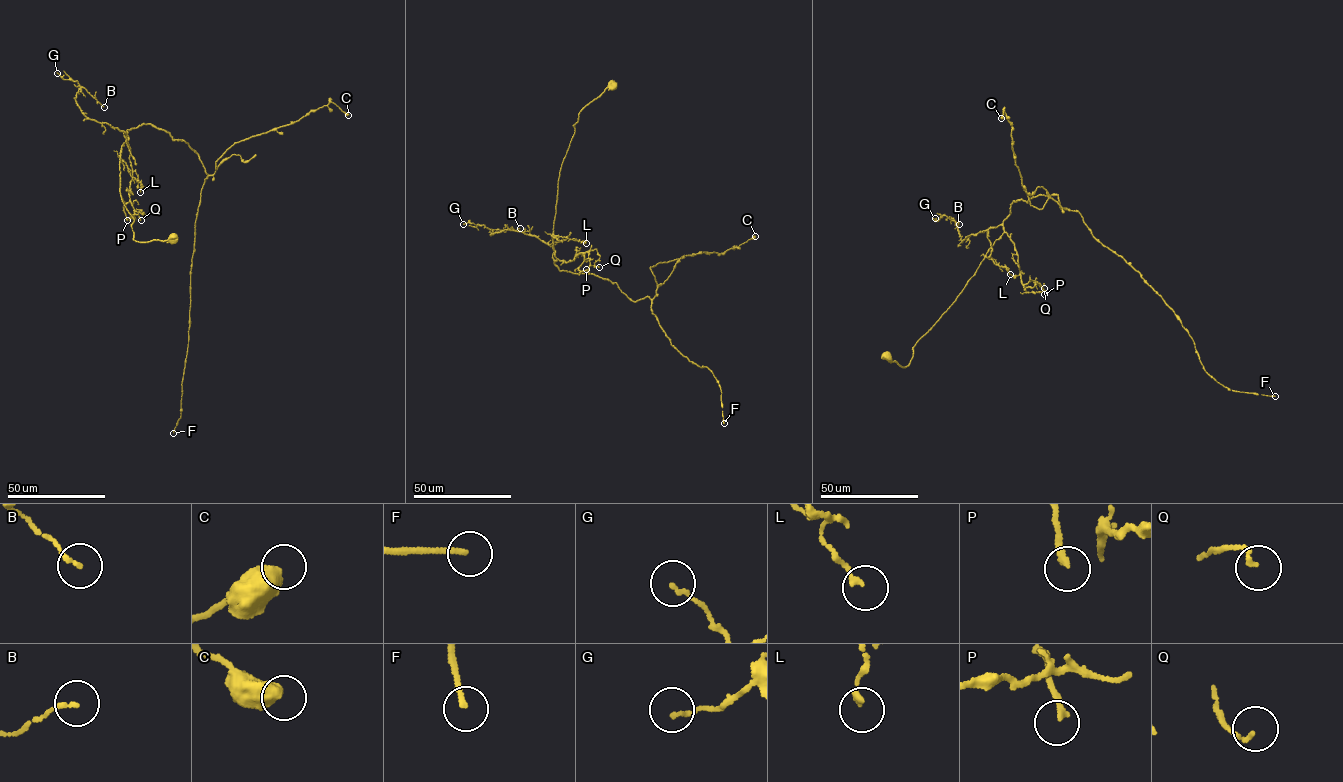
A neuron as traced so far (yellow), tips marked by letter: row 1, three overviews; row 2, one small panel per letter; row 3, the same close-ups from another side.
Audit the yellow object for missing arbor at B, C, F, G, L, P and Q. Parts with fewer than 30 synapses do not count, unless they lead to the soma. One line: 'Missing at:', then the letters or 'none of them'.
Missing at: F

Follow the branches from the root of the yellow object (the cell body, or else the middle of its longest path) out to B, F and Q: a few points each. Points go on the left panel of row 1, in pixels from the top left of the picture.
B: (173, 237), (134, 239), (134, 219), (119, 190), (127, 132), (87, 118), (76, 94), (84, 87), (104, 107)
F: (173, 237), (134, 239), (120, 194), (126, 131), (144, 124), (184, 141), (208, 176), (173, 433)
Q: (173, 237), (134, 239), (134, 219), (119, 190), (126, 142), (130, 201), (144, 213), (141, 220)

